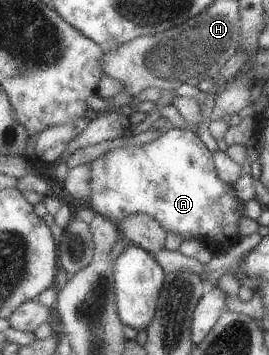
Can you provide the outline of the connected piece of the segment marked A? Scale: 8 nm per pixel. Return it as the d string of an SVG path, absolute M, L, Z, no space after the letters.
M173 127L163 132L157 139L143 146L121 146L107 152L98 160L88 163L91 173L90 208L111 219L115 224L129 215L149 215L167 231L181 234L184 240L195 238L205 242L213 252L224 251L235 240L240 239L238 224L243 214L238 212L241 200L235 194L234 185L219 178L212 152L205 147L199 137L189 129Z

